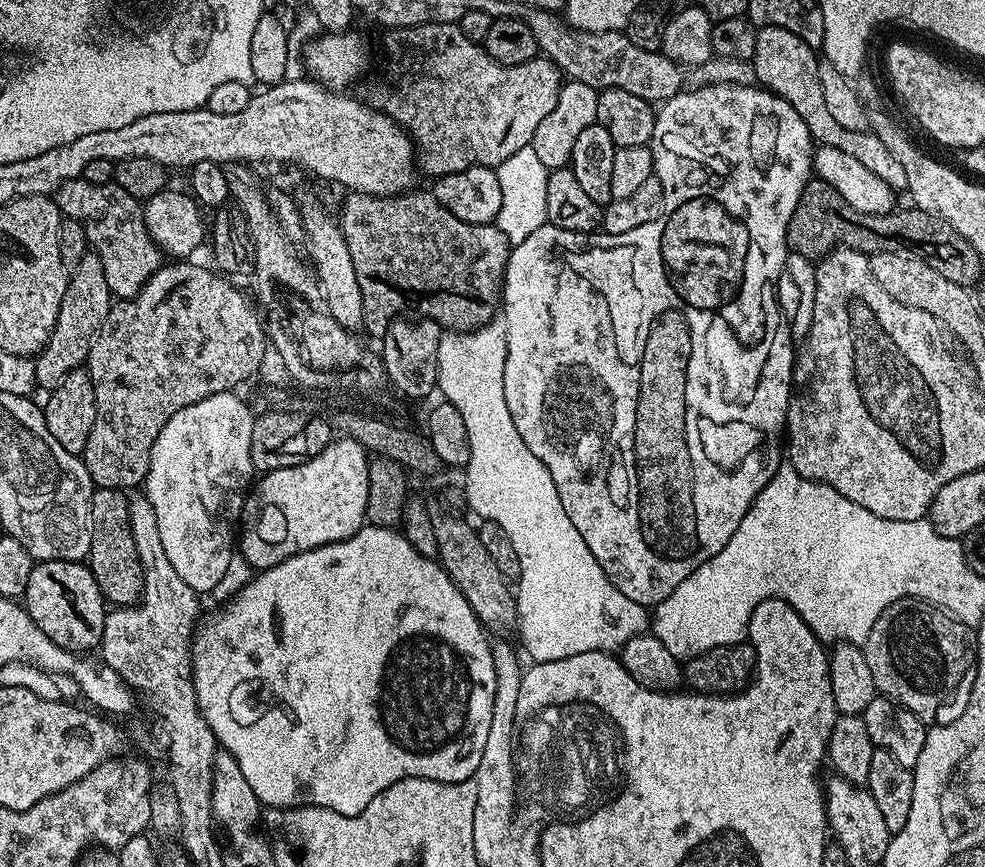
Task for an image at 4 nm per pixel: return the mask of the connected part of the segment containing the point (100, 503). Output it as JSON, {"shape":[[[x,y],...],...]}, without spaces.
{"shape":[[[96,488],[90,502],[92,537],[86,563],[91,568],[105,601],[112,606],[135,605],[144,587],[140,556],[132,537],[128,501],[129,497],[119,488]]]}

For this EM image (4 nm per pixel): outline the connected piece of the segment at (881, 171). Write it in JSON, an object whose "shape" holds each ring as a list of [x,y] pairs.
{"shape":[[[782,26],[757,27],[754,54],[750,63],[756,72],[757,81],[767,91],[780,96],[786,102],[790,102],[790,106],[794,106],[794,110],[798,110],[798,118],[802,118],[802,122],[806,122],[806,130],[812,135],[812,139],[817,145],[834,146],[834,150],[842,150],[842,154],[851,154],[854,158],[858,158],[858,162],[862,162],[862,166],[866,166],[866,170],[870,170],[870,174],[876,174],[878,178],[882,178],[882,182],[886,182],[892,189],[907,189],[906,170],[902,170],[902,165],[899,162],[894,162],[894,154],[890,154],[890,150],[886,150],[886,146],[873,132],[845,126],[840,120],[830,116],[830,109],[826,106],[826,98],[822,98],[822,82],[818,78],[820,60],[817,49],[802,42],[802,38],[798,38],[798,34],[790,34],[790,30],[782,30]]]}

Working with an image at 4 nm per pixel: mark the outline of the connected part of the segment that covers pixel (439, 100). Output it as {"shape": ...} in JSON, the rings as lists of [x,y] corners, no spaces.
{"shape":[[[423,24],[413,28],[389,28],[383,33],[384,36],[384,57],[380,60],[380,76],[372,80],[372,85],[368,88],[367,103],[377,112],[384,113],[385,116],[396,121],[401,128],[407,130],[414,141],[414,152],[418,157],[418,168],[421,173],[424,172],[431,178],[439,178],[446,174],[454,174],[458,170],[466,170],[470,166],[486,166],[495,168],[497,164],[506,162],[510,154],[518,150],[529,147],[534,138],[534,130],[538,130],[538,122],[554,110],[554,102],[558,102],[558,94],[562,83],[562,73],[551,60],[547,58],[537,58],[530,62],[522,62],[518,66],[505,66],[494,62],[490,54],[481,45],[470,42],[466,34],[455,24]]]}

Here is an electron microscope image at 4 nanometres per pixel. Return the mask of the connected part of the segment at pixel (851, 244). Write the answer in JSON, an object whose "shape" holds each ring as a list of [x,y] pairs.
{"shape":[[[819,178],[809,180],[798,198],[798,206],[788,223],[788,247],[793,252],[808,256],[814,262],[828,255],[837,246],[853,248],[856,252],[890,252],[896,250],[896,242],[886,240],[882,234],[874,234],[870,226],[842,220],[842,206],[848,203],[828,183]]]}

